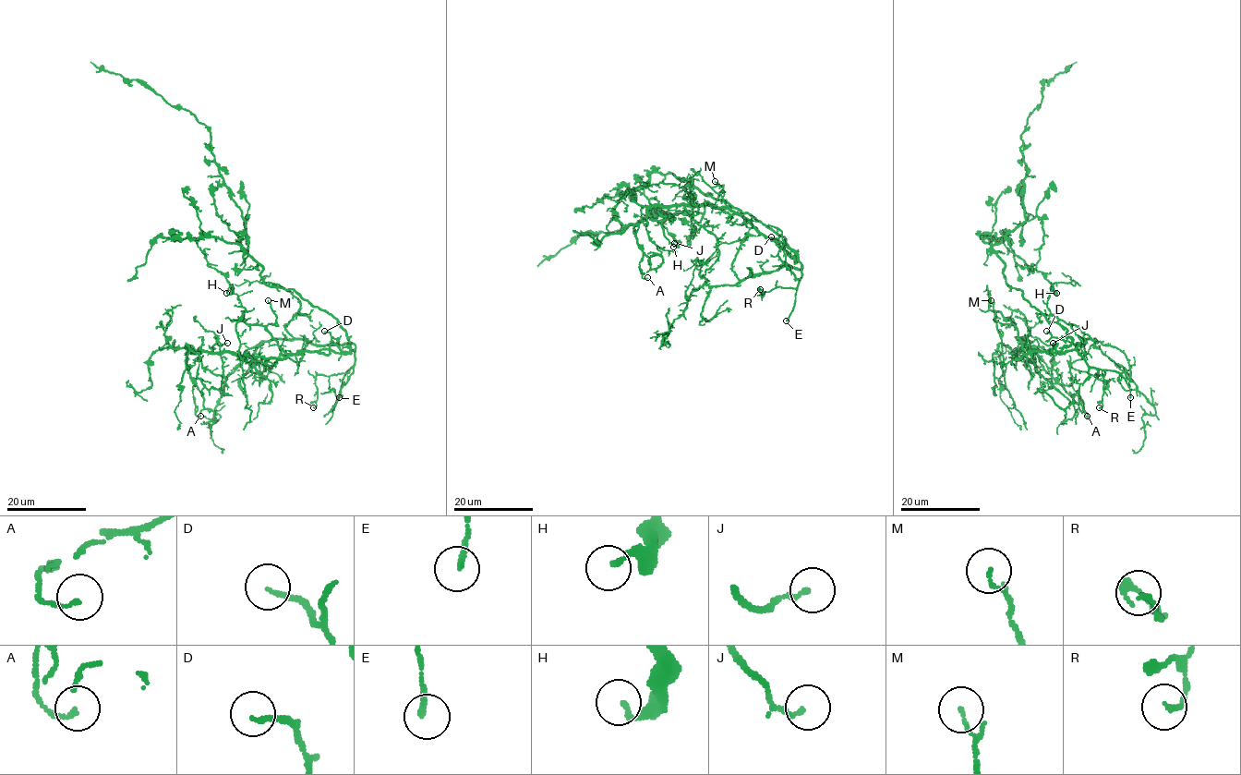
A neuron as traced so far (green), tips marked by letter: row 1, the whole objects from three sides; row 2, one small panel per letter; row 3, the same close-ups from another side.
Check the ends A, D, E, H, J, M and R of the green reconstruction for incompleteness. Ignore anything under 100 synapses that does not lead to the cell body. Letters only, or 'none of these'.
E

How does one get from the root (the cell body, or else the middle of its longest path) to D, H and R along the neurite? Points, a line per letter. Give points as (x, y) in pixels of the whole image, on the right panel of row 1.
D: (1028, 301), (1066, 330), (1071, 343), (1063, 352), (1078, 344), (1053, 337), (1046, 331)
H: (1028, 301), (1019, 289), (1006, 283), (1005, 262), (983, 240), (984, 234), (989, 233), (1041, 272), (1056, 293)
R: (1028, 301), (1066, 330), (1071, 343), (1062, 351), (1075, 350), (1097, 370), (1097, 376), (1102, 377), (1099, 407)

